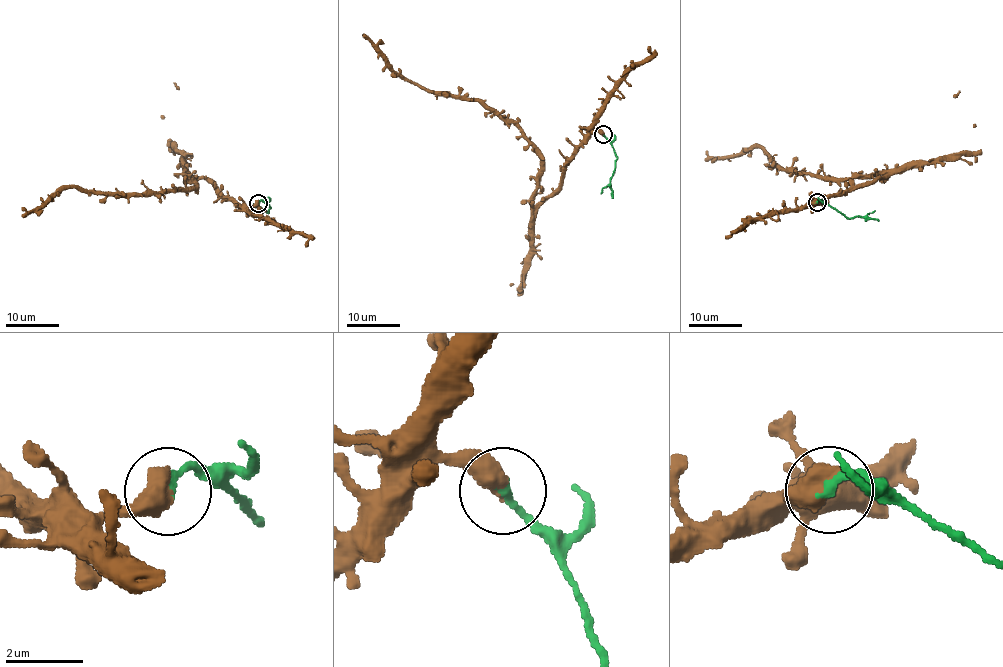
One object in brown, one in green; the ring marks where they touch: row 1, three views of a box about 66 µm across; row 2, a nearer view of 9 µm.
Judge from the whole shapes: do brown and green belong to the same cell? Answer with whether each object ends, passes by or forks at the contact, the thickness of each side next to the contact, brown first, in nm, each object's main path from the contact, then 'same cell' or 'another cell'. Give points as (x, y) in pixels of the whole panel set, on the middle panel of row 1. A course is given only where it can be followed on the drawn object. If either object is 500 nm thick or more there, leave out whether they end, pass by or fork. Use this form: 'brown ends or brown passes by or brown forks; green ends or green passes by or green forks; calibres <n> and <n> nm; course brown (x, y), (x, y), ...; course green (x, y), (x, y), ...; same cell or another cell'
calibres 700 and 240 nm; course brown (603, 135), (592, 133), (563, 183), (534, 204), (540, 150), (478, 100), (404, 80), (363, 33); course green (603, 135), (616, 157), (610, 184), (600, 194); another cell

